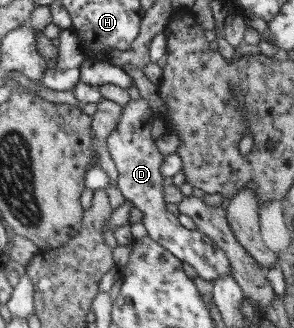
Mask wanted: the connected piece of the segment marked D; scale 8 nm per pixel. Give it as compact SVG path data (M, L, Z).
M143 98L131 99L123 108L115 130L105 143L118 169L119 191L144 212L143 222L148 228L149 236L168 248L178 259L193 265L202 279L214 282L231 275L226 252L209 235L184 226L178 216L166 209L164 183L168 180L163 174L165 154L158 149L156 139L150 131L154 119L158 118L158 114L152 111L152 103Z

